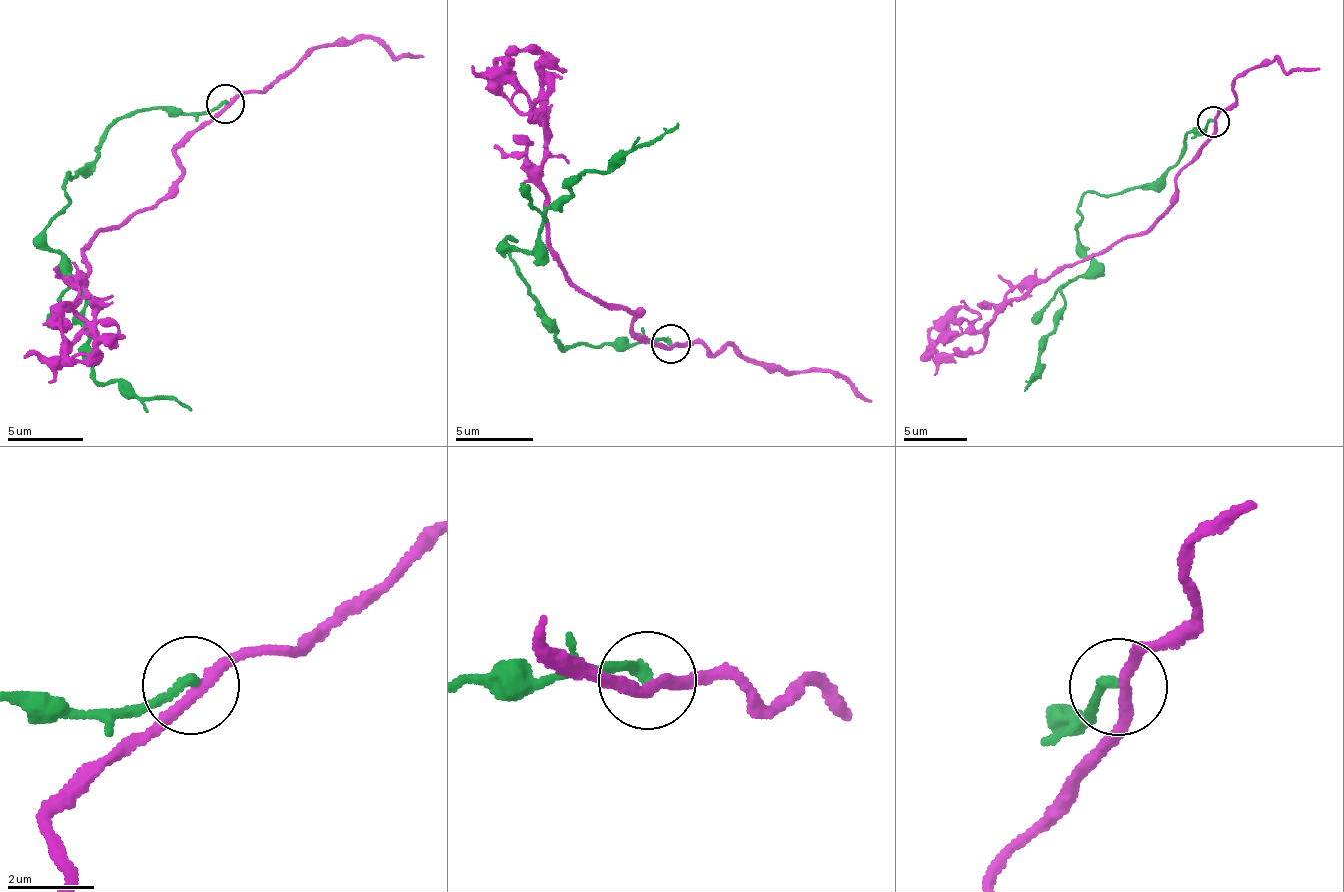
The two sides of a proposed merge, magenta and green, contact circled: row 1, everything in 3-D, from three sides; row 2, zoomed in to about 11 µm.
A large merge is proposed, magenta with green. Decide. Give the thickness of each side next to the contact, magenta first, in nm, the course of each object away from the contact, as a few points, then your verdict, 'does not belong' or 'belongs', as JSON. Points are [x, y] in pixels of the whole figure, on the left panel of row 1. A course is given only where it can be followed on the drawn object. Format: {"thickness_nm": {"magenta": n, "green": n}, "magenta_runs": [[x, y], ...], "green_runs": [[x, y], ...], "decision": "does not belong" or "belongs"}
{"thickness_nm": {"magenta": 260, "green": 240}, "magenta_runs": [[228, 103], [182, 144], [163, 199], [107, 227], [83, 258], [98, 307], [72, 358], [61, 356], [102, 352]], "green_runs": [[225, 102], [134, 109], [64, 182], [68, 205], [45, 231], [81, 288], [95, 378], [191, 411]], "decision": "does not belong"}

